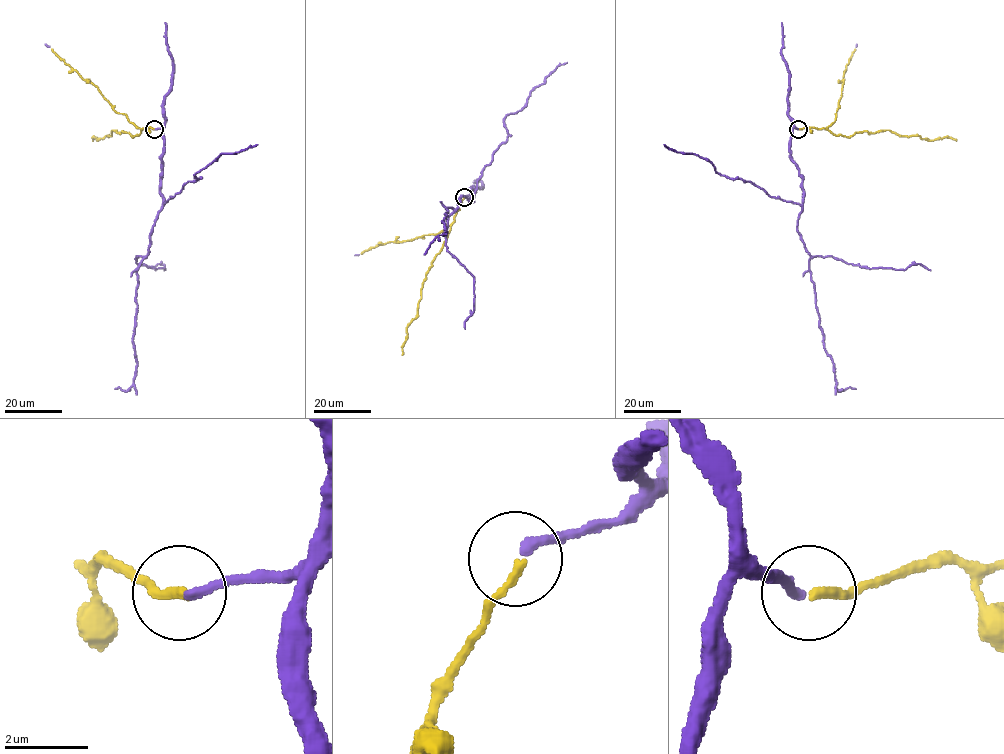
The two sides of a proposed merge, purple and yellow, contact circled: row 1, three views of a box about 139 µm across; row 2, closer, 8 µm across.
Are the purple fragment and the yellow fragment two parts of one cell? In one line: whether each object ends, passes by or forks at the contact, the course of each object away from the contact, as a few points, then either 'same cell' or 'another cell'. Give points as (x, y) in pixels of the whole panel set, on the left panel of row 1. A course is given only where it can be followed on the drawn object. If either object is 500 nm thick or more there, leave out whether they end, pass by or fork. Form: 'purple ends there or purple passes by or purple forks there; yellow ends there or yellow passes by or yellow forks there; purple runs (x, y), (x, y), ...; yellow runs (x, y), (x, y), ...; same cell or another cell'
purple ends there; yellow ends there; purple runs (155, 129), (163, 128), (163, 204), (152, 228), (149, 253), (137, 271), (134, 384), (127, 391), (114, 389); yellow runs (155, 129), (143, 128), (133, 137), (113, 130), (112, 135), (97, 140), (94, 136), (92, 141); same cell

